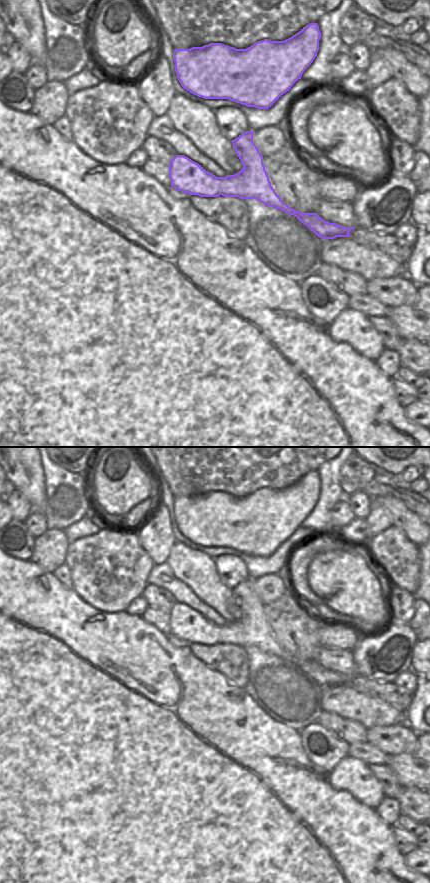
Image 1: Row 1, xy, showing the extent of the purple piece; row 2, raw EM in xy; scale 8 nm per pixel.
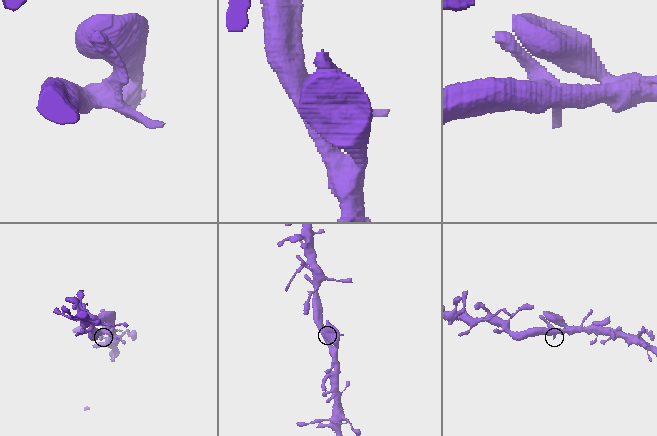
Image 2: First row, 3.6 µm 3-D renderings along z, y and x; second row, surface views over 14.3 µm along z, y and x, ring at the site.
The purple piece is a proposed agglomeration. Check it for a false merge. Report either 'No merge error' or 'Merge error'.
No merge error

